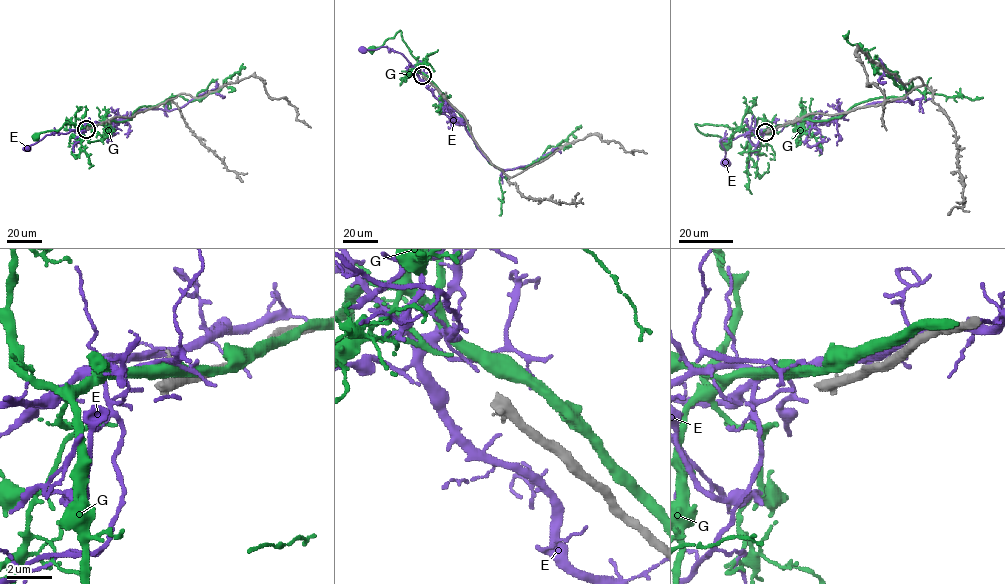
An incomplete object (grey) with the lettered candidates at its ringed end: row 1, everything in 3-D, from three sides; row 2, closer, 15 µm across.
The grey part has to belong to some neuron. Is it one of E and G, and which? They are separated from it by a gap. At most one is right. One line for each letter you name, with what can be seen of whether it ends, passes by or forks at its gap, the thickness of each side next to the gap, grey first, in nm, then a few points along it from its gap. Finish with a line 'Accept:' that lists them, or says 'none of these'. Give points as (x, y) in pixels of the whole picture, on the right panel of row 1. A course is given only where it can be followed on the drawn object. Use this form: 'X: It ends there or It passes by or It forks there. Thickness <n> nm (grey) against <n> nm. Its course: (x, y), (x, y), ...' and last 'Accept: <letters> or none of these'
Accept: none of these

